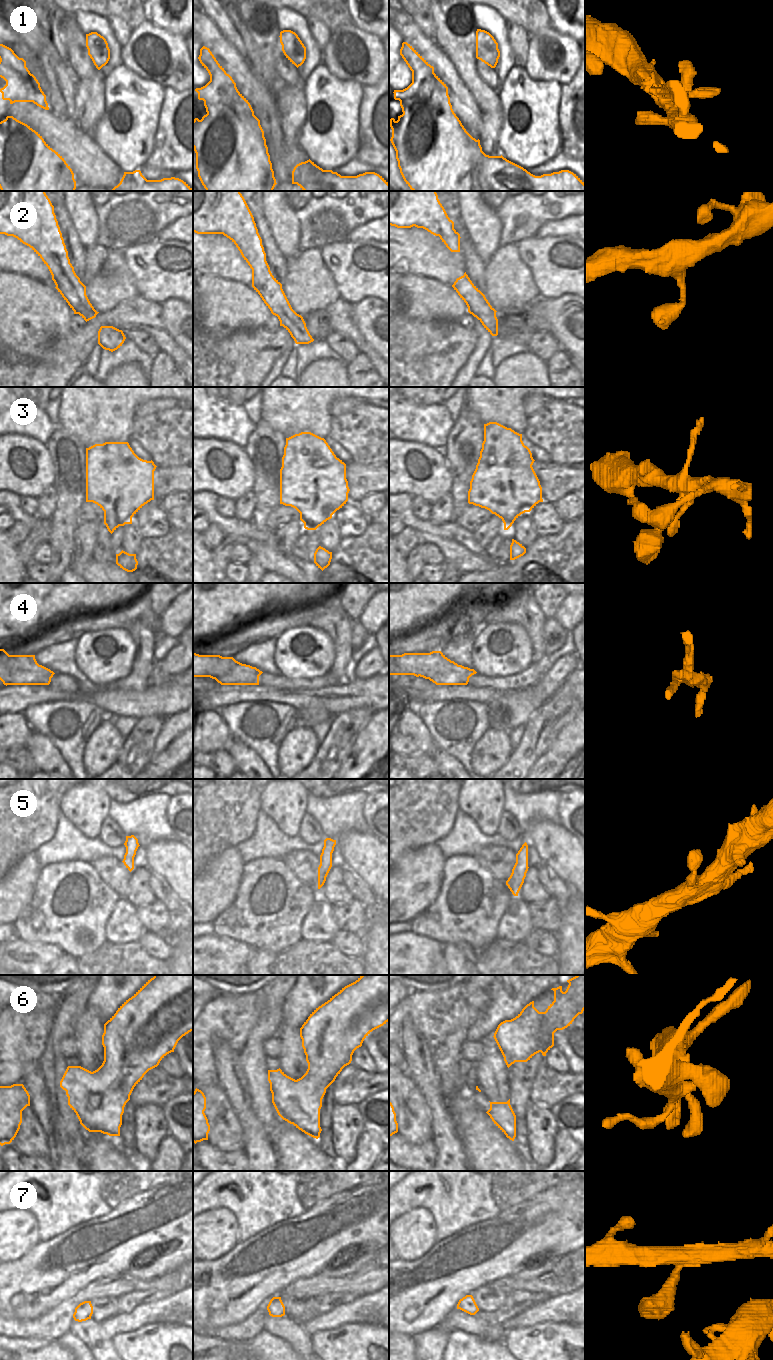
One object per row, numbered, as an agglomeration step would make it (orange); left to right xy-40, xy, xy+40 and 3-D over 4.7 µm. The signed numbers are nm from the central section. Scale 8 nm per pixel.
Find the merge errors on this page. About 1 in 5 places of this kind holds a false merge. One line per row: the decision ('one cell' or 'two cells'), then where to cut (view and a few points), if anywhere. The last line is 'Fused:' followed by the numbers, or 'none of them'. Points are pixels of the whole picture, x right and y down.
1: one cell; no cut
2: one cell; no cut
3: one cell; no cut
4: two cells; cut in xy+40 along (451, 661), (431, 678), (420, 676)
5: one cell; no cut
6: one cell; no cut
7: one cell; no cut
Fused: 4

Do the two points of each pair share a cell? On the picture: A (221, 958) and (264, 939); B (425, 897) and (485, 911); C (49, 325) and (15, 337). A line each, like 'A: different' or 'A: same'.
A: different
B: different
C: same

